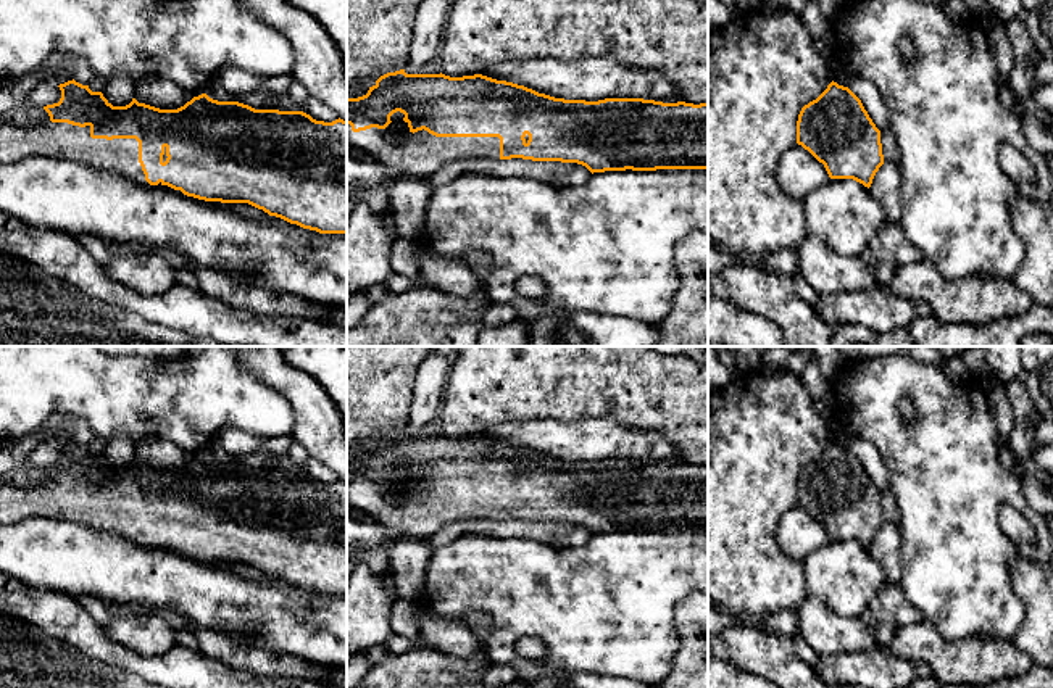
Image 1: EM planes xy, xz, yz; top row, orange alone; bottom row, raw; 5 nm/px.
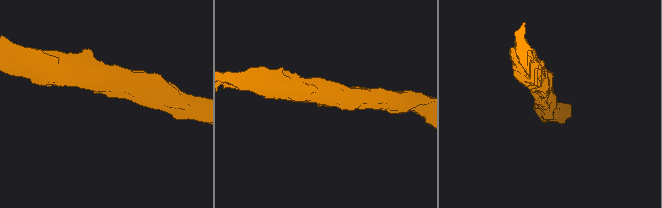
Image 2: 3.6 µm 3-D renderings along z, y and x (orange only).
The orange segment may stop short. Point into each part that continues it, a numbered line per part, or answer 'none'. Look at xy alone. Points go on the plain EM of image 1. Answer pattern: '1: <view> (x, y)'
1: xy (63, 501)

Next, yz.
none

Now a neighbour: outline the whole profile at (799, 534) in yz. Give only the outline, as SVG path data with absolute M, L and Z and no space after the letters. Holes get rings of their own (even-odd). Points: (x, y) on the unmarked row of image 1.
M795 504L779 520L777 541L785 554L803 562L813 551L826 546L830 538L822 524Z

